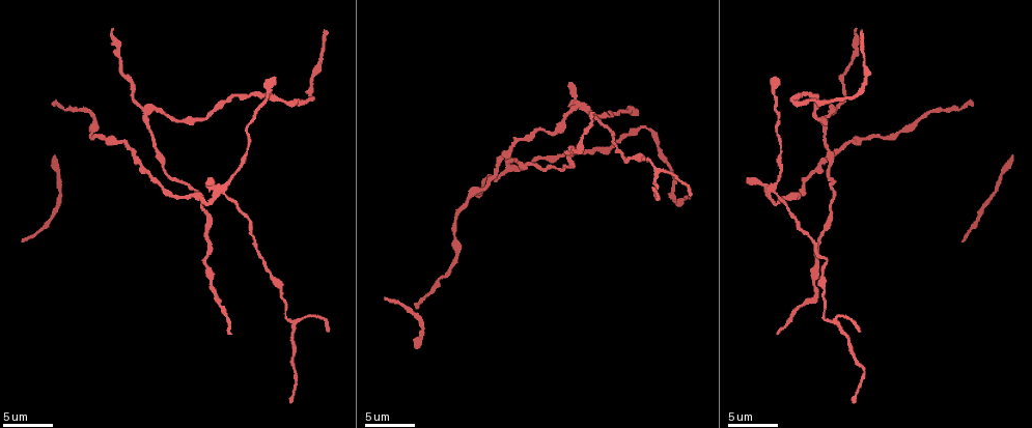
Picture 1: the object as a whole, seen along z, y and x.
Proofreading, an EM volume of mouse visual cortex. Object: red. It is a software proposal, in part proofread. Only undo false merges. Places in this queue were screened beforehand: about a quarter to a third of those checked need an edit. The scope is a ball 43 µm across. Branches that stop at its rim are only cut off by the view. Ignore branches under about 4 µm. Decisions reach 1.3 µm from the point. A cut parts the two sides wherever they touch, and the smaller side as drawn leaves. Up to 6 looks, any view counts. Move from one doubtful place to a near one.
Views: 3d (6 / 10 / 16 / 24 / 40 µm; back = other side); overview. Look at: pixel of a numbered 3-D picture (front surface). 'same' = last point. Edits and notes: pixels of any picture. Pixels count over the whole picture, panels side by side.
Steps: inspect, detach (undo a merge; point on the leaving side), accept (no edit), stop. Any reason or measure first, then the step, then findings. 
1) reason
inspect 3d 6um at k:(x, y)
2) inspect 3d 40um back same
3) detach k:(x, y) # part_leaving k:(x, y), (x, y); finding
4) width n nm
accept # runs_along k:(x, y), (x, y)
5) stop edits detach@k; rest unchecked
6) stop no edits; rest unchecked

thin neck
inspect 3d 10um at 1:(644, 128)

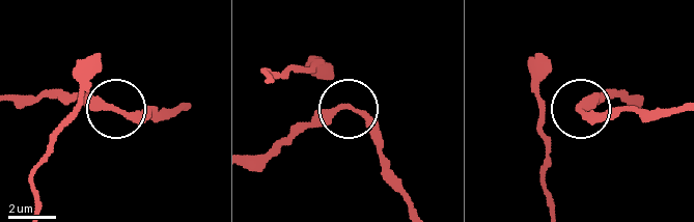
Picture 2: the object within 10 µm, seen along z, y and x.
inspect 3d 6um at 2:(114, 108)

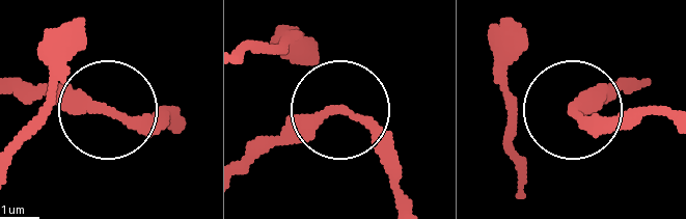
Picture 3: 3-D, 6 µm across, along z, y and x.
accept # runs_along 3:(245, 166), (344, 113), (400, 175); one neuron here

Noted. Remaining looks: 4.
three-way junction
inspect 3d 10um at 1:(776, 192)

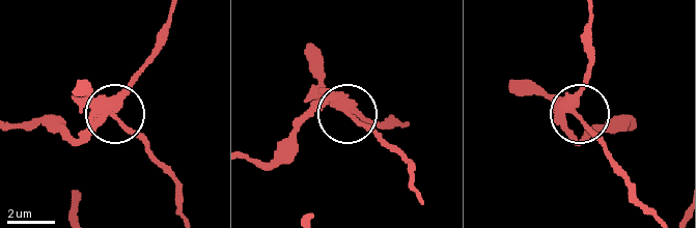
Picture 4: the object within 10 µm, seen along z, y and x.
arms 3
detach 4:(89, 92) # part_leaving 4:(95, 108), (112, 114), (165, 168), (177, 192), (177, 209); a second neuron is stuck on

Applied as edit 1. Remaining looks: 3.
see it whole again
inspect overview

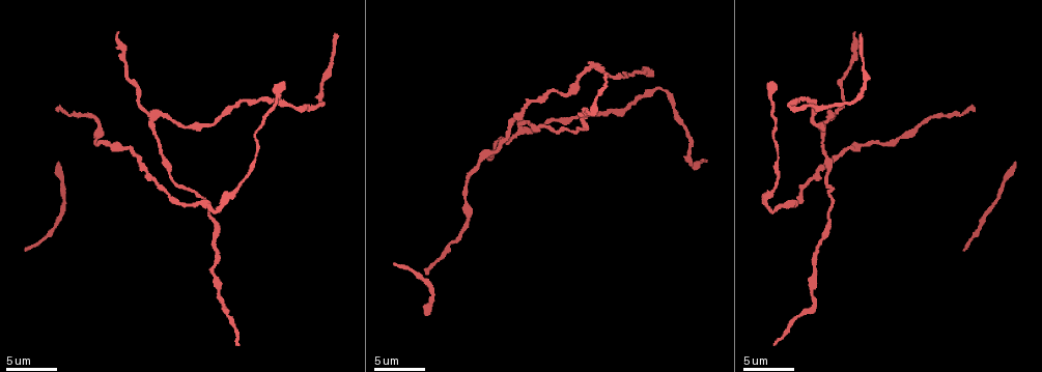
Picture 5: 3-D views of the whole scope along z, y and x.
thin neck
inspect 3d 10um at 5:(220, 293)

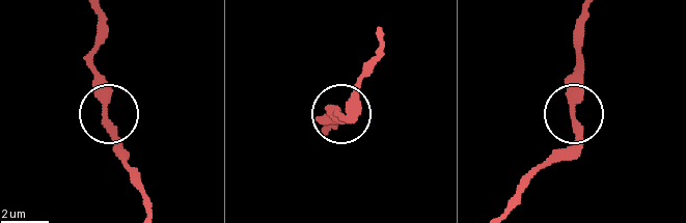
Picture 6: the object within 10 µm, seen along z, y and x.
accept # one neuron here

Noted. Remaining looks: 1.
stop edits detach@4; rest unchecked

